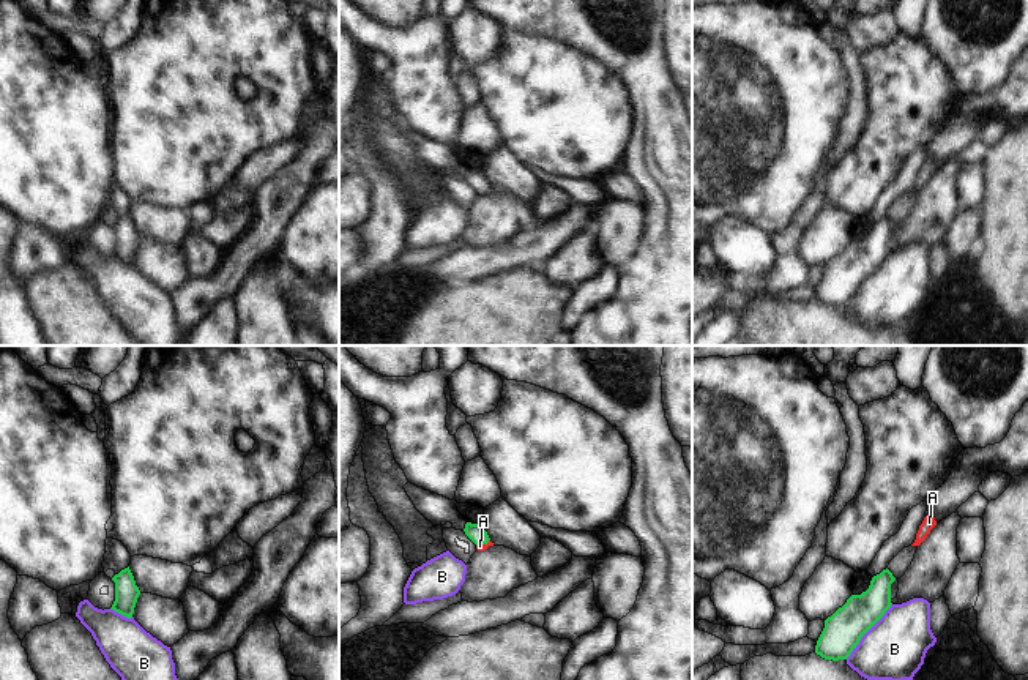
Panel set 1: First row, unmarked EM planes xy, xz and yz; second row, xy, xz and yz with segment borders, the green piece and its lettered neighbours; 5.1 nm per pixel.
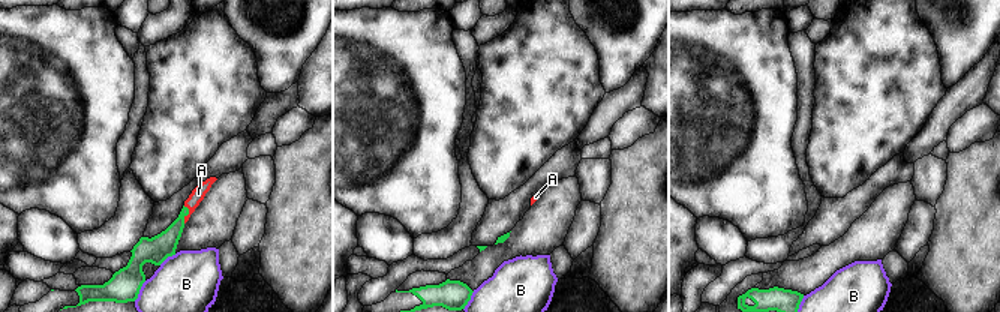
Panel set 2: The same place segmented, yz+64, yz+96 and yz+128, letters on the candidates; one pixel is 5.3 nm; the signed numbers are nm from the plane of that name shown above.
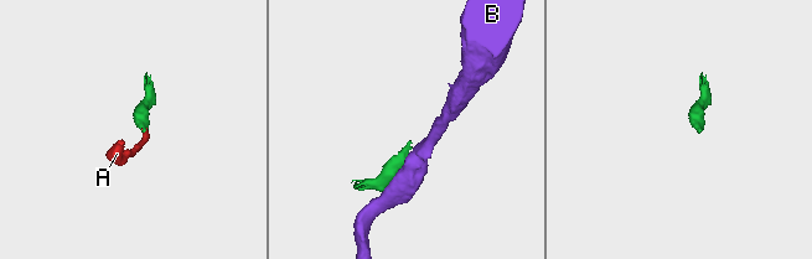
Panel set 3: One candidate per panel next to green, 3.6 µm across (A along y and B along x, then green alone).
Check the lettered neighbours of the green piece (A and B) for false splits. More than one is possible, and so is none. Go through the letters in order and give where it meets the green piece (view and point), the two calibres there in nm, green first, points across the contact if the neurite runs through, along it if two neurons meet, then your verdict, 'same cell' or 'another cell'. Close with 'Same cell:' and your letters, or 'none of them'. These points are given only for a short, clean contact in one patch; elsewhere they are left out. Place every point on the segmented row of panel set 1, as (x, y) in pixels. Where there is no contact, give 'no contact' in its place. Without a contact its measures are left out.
A: xz (483, 543) | 90/30 nm | across xz (475, 532), (483, 543), (480, 546) | same cell
B: yz (867, 630) | 200/320 nm | another cell
Same cell: A

